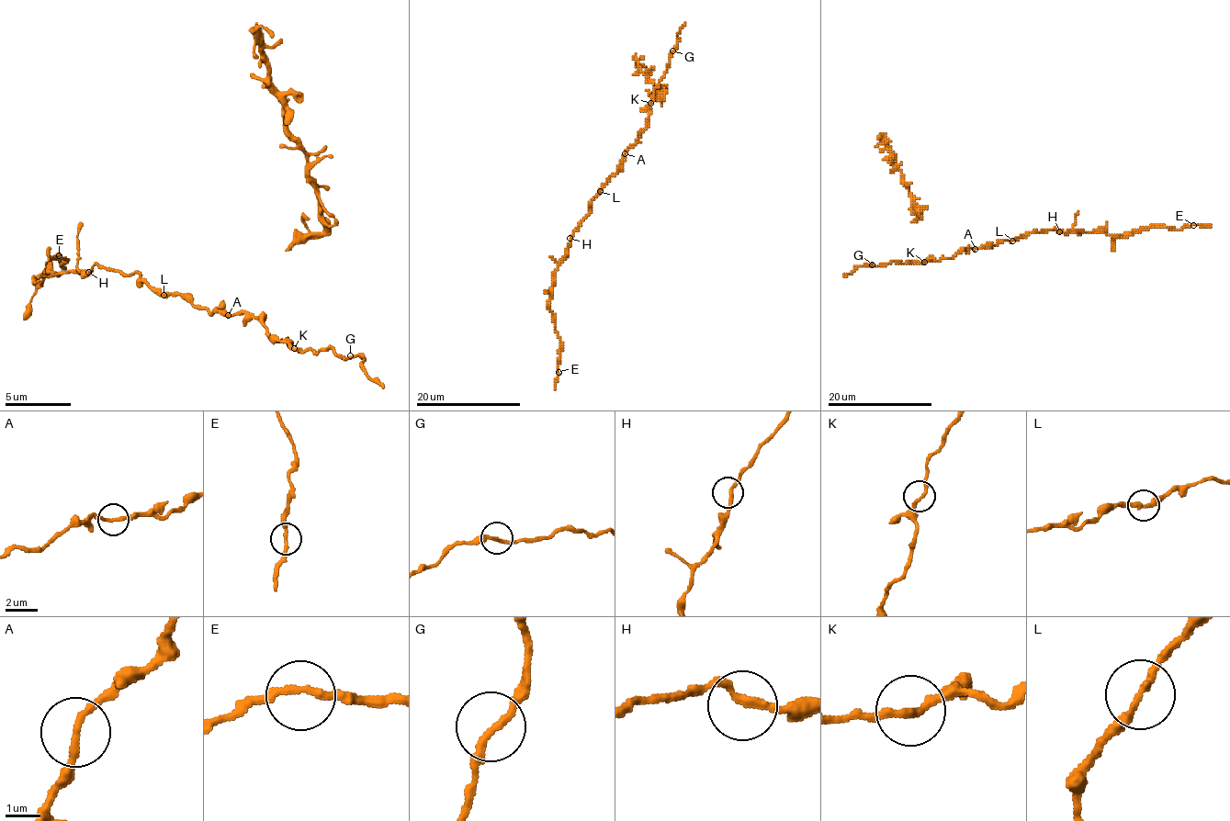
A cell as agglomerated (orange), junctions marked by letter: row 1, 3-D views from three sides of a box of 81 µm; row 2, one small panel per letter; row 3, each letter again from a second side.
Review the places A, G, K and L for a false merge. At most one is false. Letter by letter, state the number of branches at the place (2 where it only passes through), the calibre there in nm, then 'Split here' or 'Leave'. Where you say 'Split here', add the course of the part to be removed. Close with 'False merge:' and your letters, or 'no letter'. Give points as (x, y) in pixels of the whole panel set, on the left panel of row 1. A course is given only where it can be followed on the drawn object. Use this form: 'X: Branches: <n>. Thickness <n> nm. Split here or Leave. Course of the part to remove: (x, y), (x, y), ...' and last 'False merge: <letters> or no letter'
A: Branches: 2. Thickness 200 nm. Leave
G: Branches: 2. Thickness 200 nm. Leave
K: Branches: 2. Thickness 220 nm. Leave
L: Branches: 2. Thickness 240 nm. Leave
False merge: no letter

